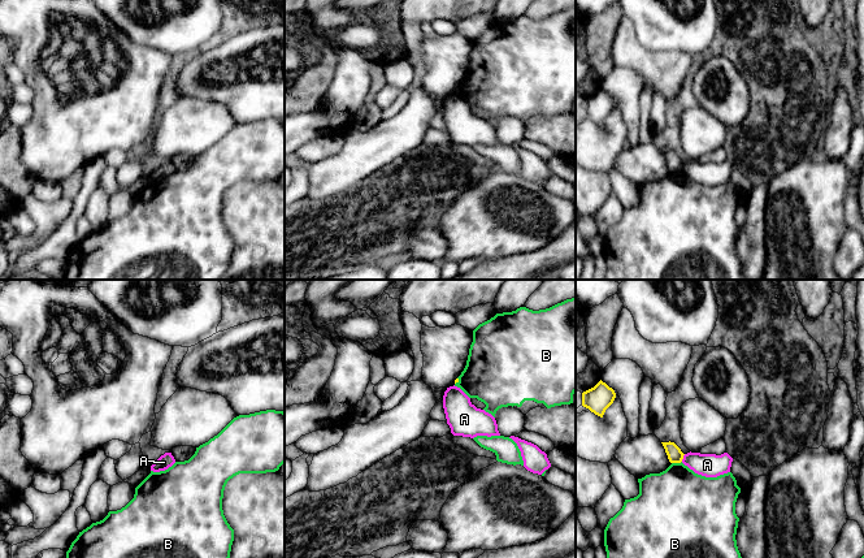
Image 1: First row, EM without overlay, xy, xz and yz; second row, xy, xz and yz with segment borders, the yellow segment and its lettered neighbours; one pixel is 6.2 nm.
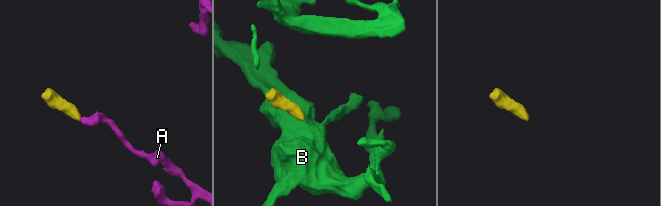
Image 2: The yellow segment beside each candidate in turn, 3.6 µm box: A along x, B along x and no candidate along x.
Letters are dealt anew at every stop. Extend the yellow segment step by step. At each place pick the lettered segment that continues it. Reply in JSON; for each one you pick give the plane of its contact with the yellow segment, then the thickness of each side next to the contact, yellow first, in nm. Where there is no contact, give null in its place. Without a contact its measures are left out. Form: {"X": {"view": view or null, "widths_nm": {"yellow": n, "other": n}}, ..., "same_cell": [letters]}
{"same_cell": []}

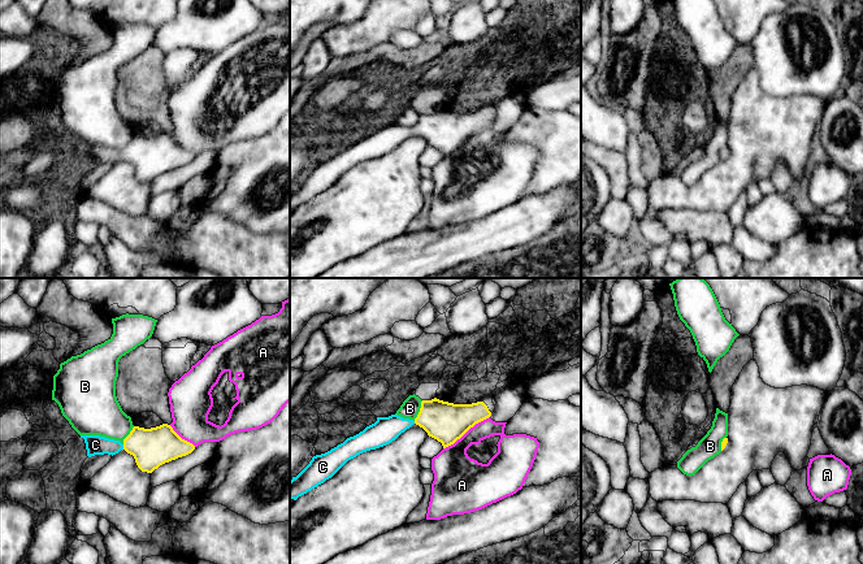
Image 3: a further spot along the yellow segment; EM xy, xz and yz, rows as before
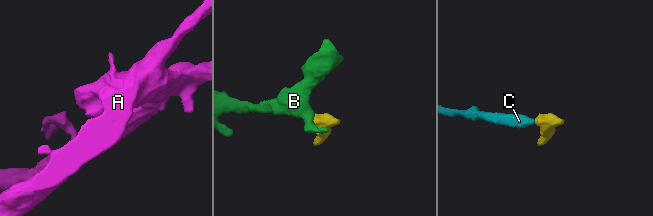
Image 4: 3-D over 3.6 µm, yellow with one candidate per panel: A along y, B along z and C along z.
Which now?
{"C": {"view": "xy", "widths_nm": {"yellow": 240, "other": 130}}, "same_cell": ["C"]}

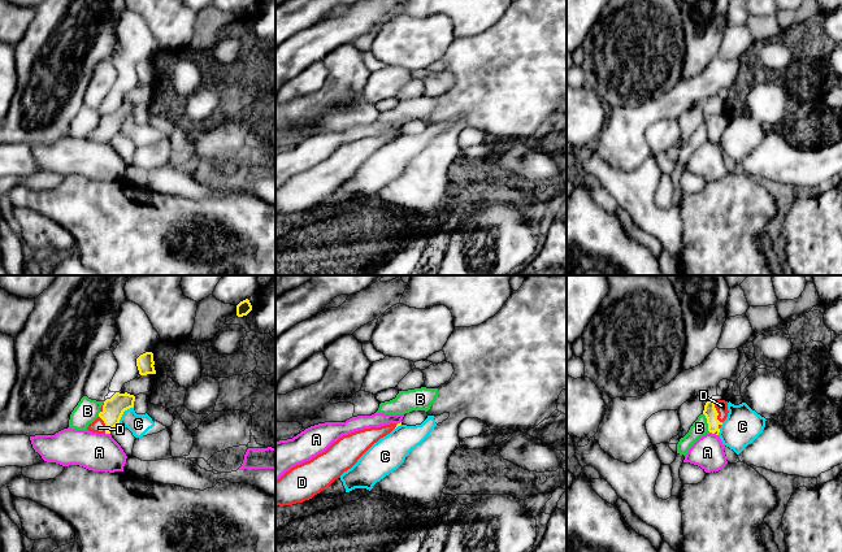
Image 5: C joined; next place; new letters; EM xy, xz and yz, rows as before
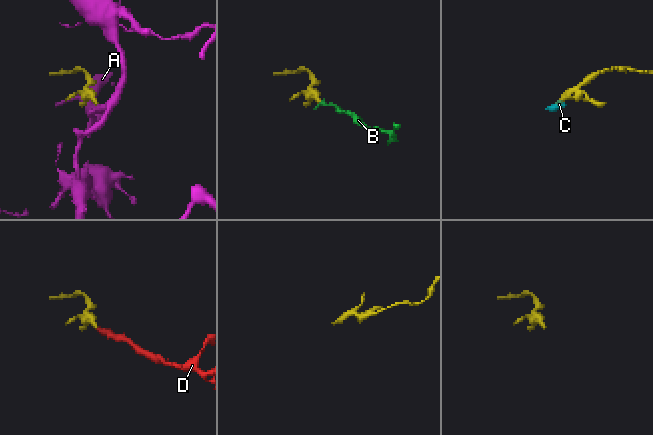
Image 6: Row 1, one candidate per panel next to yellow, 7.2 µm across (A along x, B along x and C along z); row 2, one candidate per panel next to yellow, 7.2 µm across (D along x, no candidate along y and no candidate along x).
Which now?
{"D": {"view": "yz", "widths_nm": {"yellow": 80, "other": 80}}, "same_cell": ["D"]}

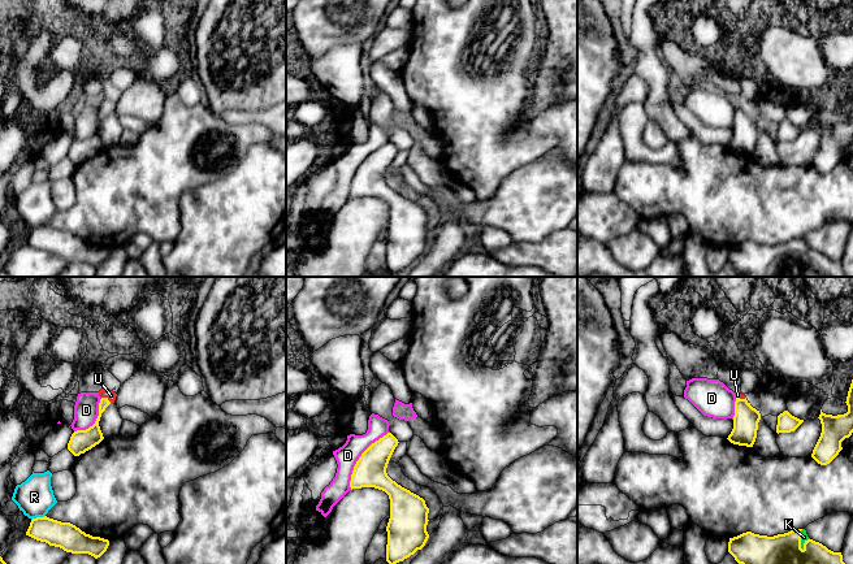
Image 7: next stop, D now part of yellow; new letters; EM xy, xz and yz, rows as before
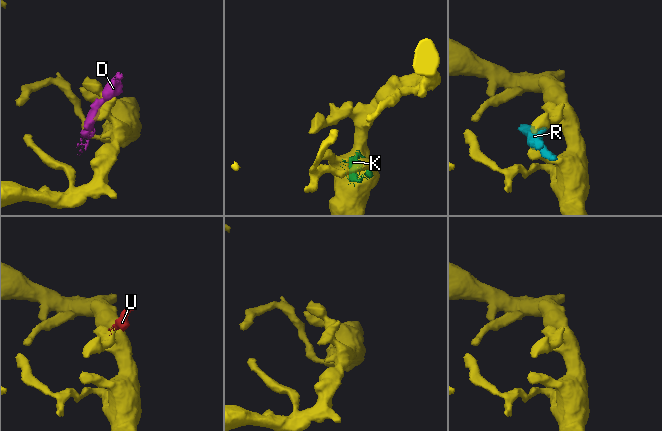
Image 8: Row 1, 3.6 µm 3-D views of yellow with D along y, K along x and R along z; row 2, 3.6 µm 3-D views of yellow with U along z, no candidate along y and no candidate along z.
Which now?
{"K": {"view": "yz", "widths_nm": {"yellow": 190, "other": 50}}, "U": {"view": "xy", "widths_nm": {"yellow": 120, "other": 60}}, "same_cell": ["K", "U"]}

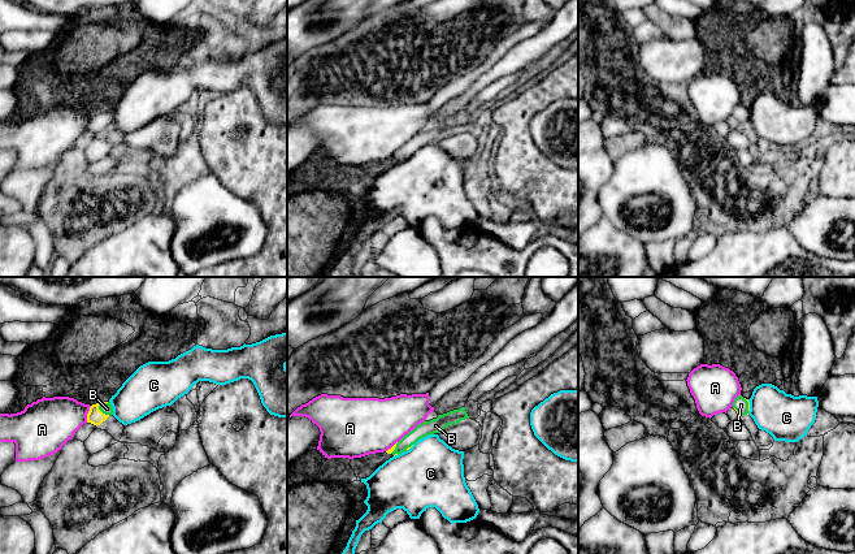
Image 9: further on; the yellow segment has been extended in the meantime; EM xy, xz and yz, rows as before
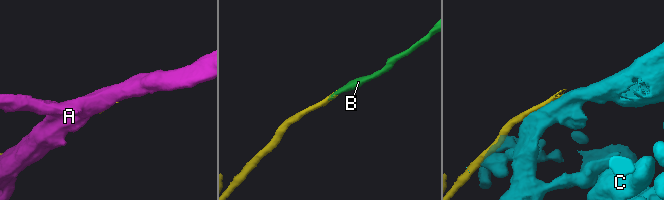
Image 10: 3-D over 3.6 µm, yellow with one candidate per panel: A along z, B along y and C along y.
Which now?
{"B": {"view": "xy", "widths_nm": {"yellow": 100, "other": 70}}, "same_cell": ["B"]}

